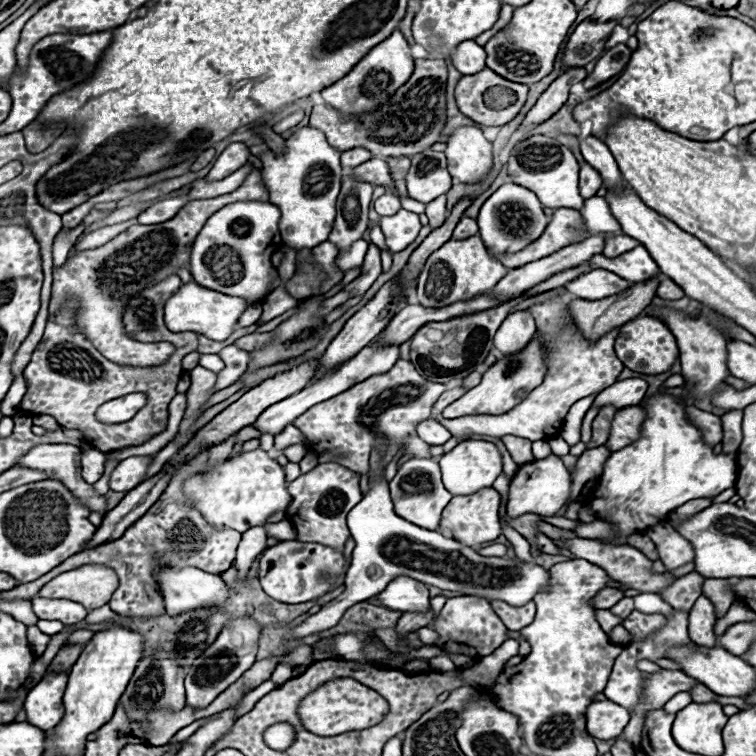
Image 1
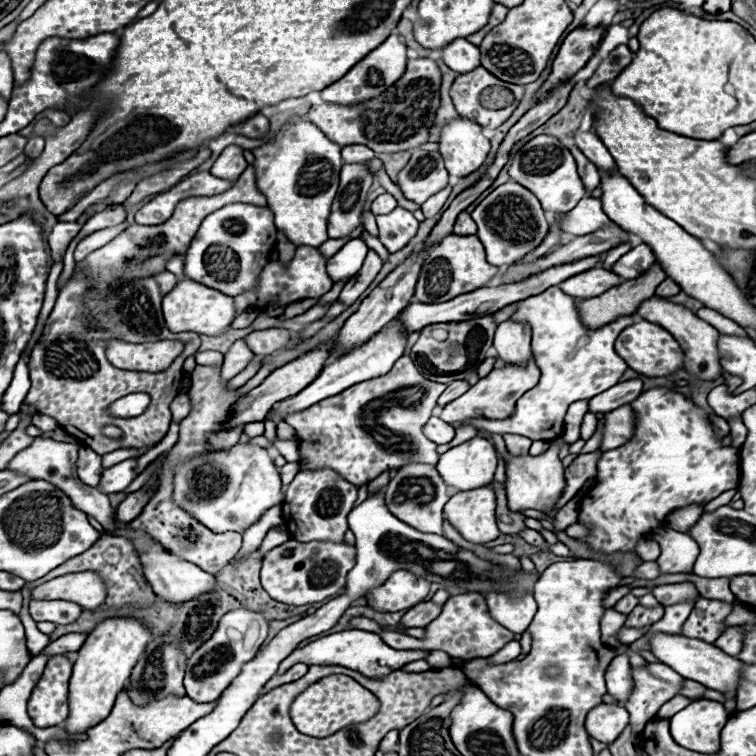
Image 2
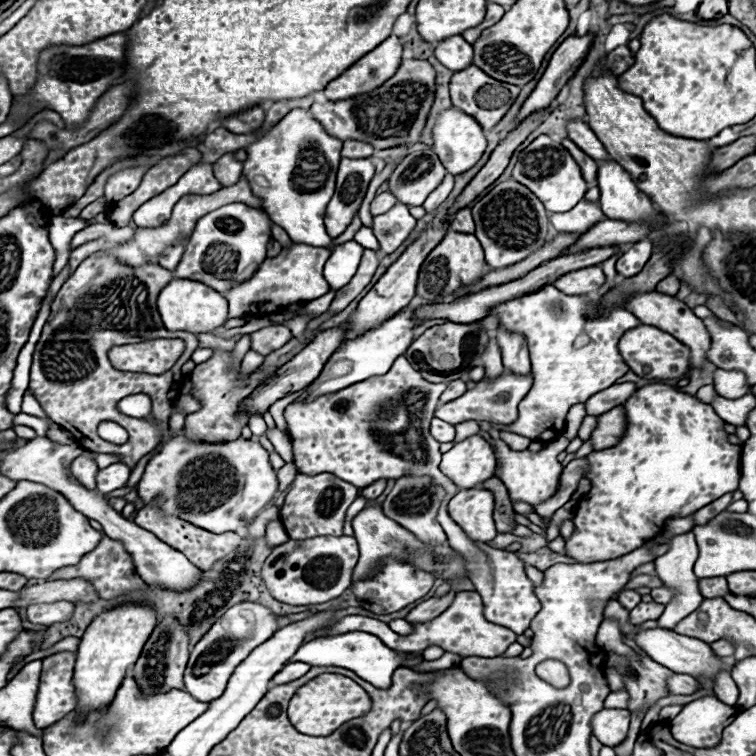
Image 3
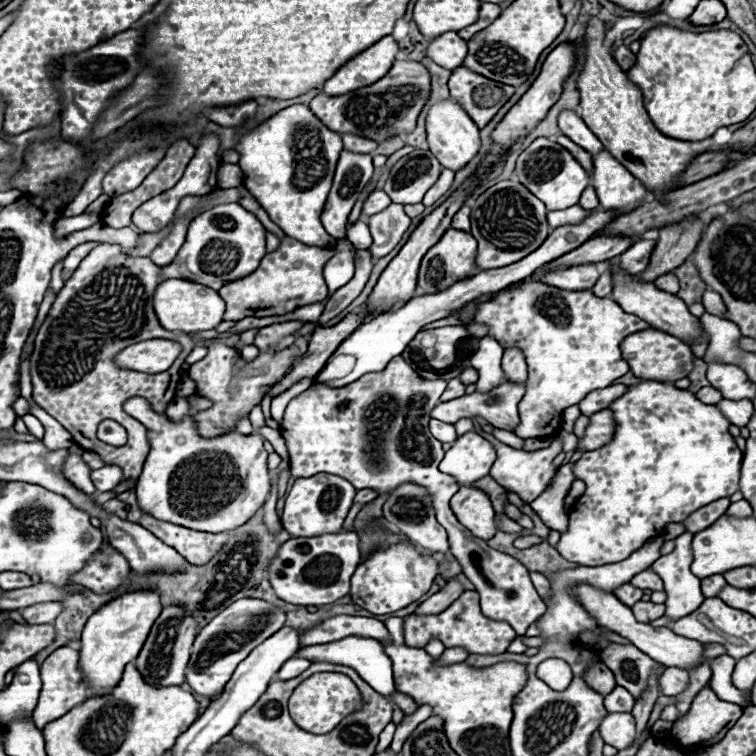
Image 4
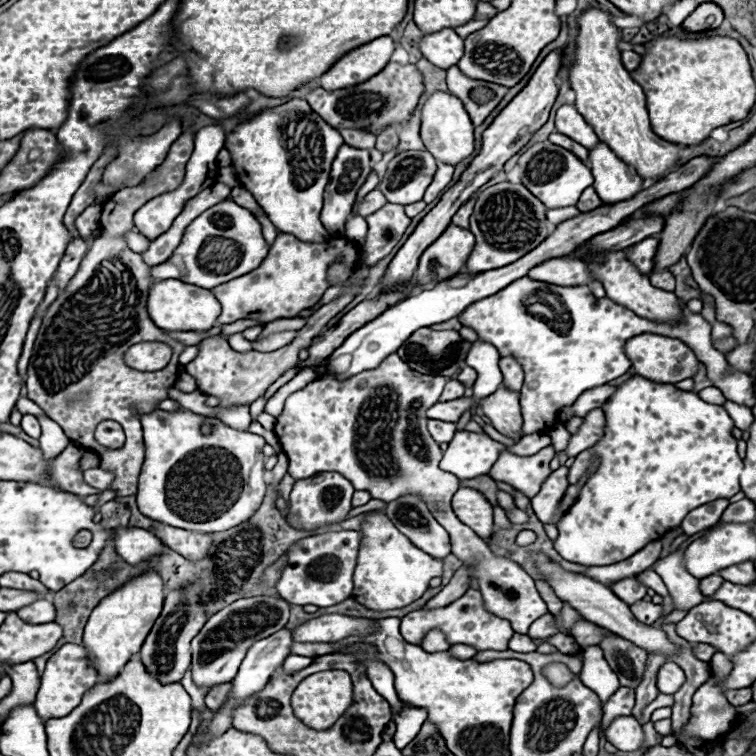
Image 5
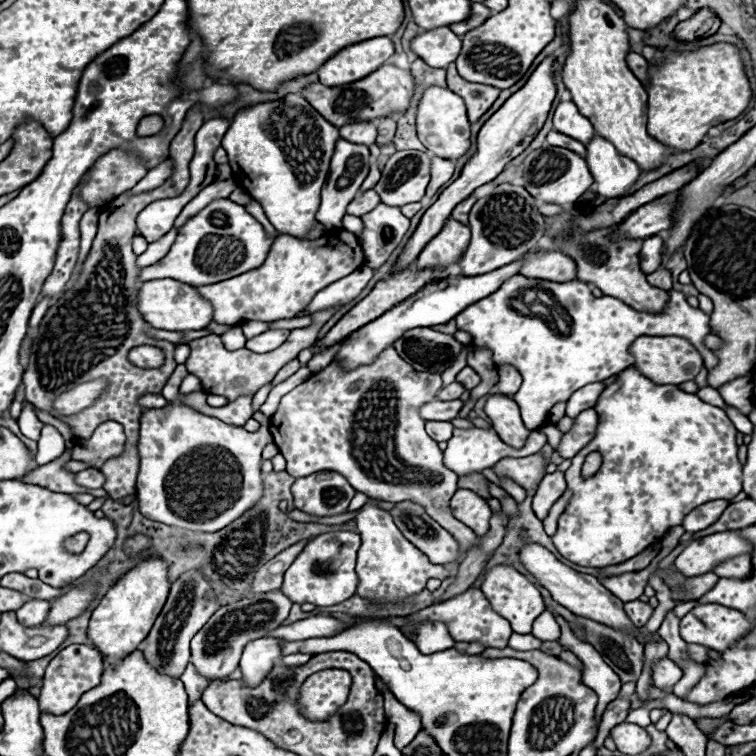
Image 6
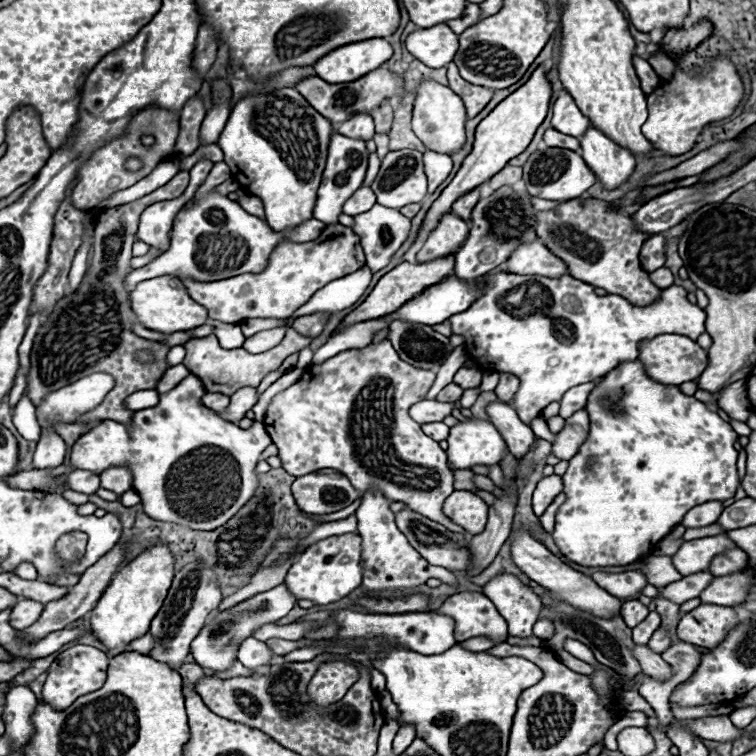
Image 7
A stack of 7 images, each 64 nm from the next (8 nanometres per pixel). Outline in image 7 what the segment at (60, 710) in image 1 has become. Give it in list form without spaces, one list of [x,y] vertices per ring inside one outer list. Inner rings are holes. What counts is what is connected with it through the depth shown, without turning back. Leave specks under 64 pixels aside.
[[[72,646],[68,650],[64,650],[50,666],[48,670],[48,678],[44,682],[44,690],[42,690],[42,700],[48,702],[52,708],[56,710],[64,710],[68,708],[76,698],[90,694],[94,690],[100,690],[104,680],[106,680],[106,670],[108,670],[108,656],[106,652],[94,648],[94,646]]]

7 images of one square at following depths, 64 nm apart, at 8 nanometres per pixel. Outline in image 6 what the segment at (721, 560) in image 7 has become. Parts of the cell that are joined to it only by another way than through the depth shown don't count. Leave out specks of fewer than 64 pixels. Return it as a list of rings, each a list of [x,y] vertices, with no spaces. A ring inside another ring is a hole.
[[[736,556],[732,560],[724,560],[714,568],[714,574],[720,578],[746,578],[752,572],[750,556]]]

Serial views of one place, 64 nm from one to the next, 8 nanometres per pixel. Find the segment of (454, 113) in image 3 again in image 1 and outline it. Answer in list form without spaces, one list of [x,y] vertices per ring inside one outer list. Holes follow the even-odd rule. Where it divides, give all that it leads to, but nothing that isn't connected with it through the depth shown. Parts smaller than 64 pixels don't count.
[[[458,126],[448,134],[446,150],[448,158],[448,172],[456,182],[480,182],[492,168],[492,144],[482,136],[482,130],[478,126]]]

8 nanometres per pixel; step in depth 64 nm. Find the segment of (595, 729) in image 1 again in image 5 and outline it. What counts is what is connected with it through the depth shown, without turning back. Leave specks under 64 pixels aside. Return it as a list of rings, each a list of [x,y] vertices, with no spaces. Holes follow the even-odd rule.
[[[620,716],[606,728],[606,740],[622,752],[634,752],[644,742],[644,730],[632,716]]]

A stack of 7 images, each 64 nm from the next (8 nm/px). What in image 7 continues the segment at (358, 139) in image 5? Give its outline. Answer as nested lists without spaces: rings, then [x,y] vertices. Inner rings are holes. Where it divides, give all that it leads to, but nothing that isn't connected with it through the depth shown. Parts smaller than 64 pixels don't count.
[[[360,114],[348,118],[344,124],[338,126],[338,132],[350,138],[360,138],[360,140],[370,140],[374,136],[374,120],[370,114]]]

